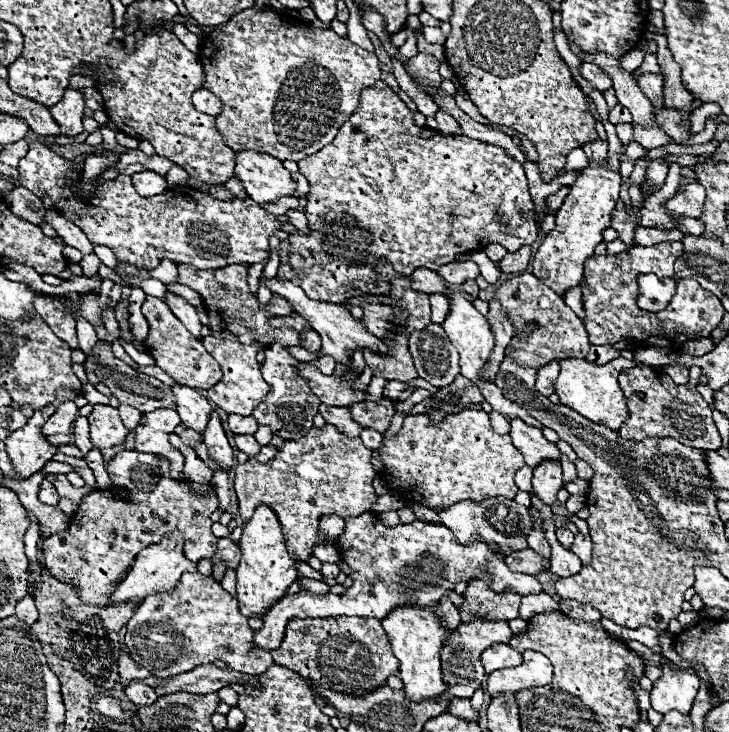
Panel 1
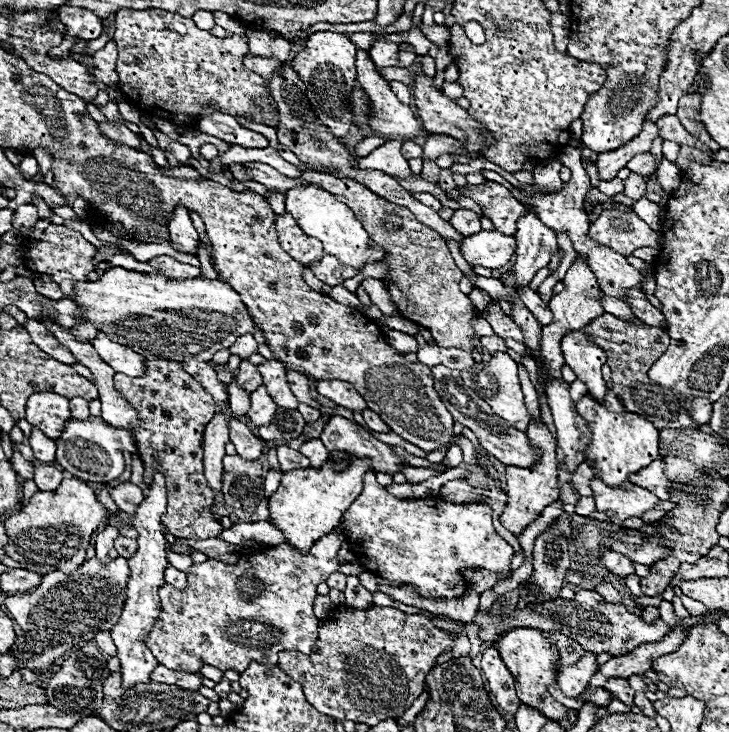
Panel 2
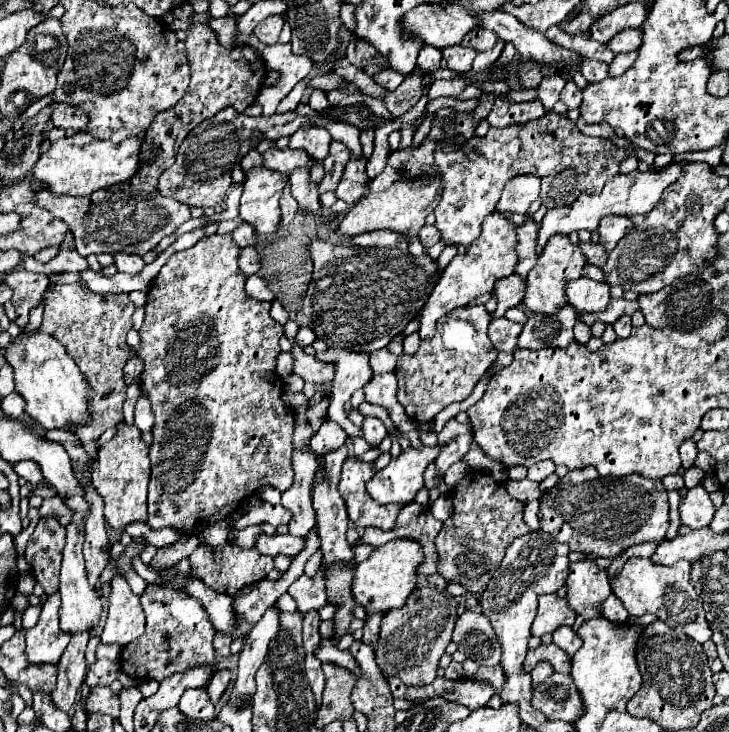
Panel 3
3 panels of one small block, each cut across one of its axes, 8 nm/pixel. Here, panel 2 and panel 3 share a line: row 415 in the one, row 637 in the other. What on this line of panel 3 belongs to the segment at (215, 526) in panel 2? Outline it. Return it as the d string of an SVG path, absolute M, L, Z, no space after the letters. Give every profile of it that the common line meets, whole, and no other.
M148 584L142 592L142 610L146 614L146 630L140 638L126 644L120 654L122 672L130 674L134 680L156 680L162 682L166 676L188 670L196 664L214 666L214 626L208 620L202 604L176 590L162 590L158 584Z

